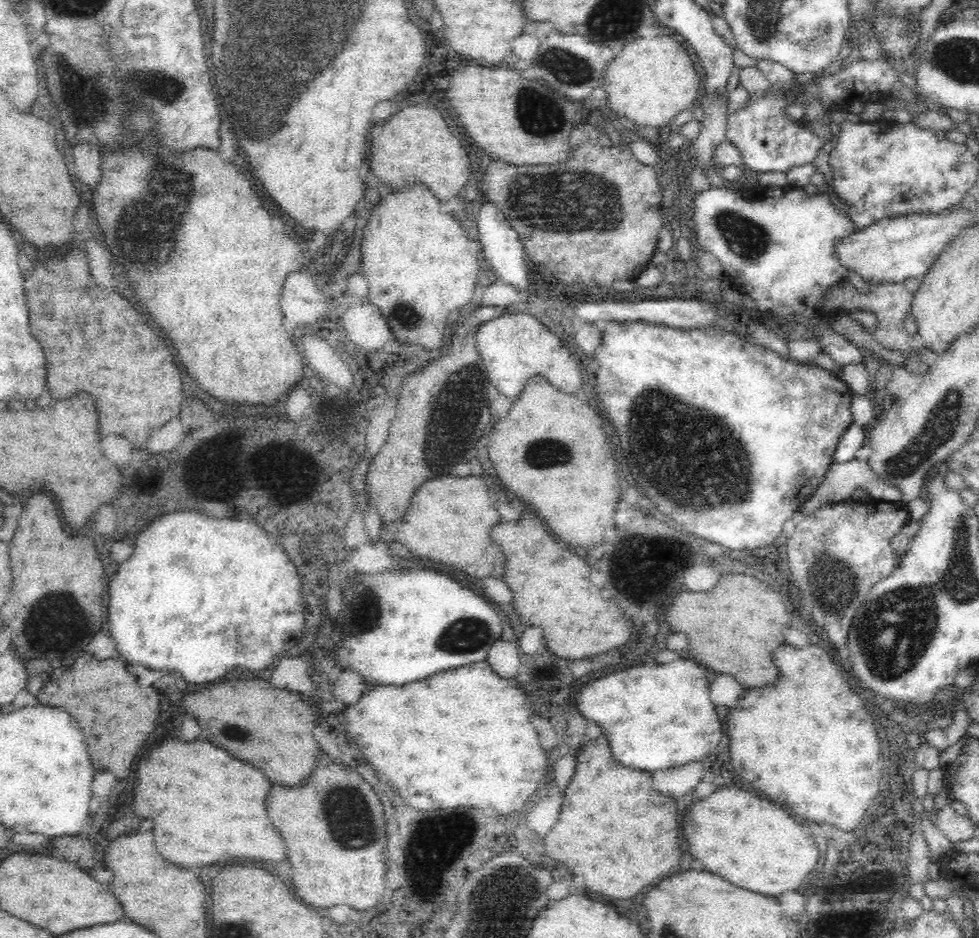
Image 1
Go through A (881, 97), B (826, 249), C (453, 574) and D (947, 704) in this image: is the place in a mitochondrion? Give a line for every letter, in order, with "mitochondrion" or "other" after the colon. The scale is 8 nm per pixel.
A: other
B: other
C: other
D: other

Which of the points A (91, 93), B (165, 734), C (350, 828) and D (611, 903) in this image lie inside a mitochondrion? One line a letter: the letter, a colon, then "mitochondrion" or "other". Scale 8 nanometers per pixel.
A: mitochondrion
B: other
C: mitochondrion
D: other

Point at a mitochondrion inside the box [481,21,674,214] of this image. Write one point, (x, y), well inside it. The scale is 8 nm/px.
(526, 101)

